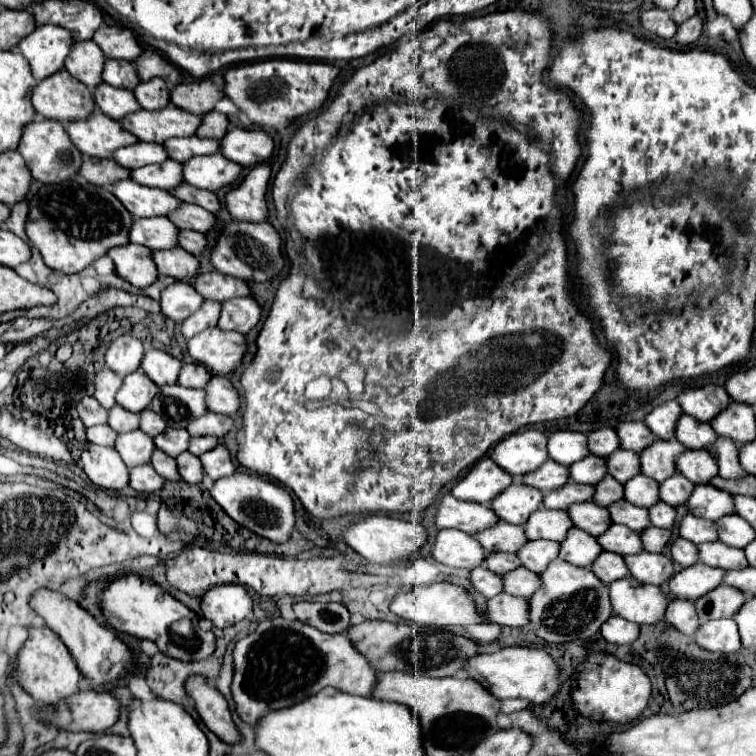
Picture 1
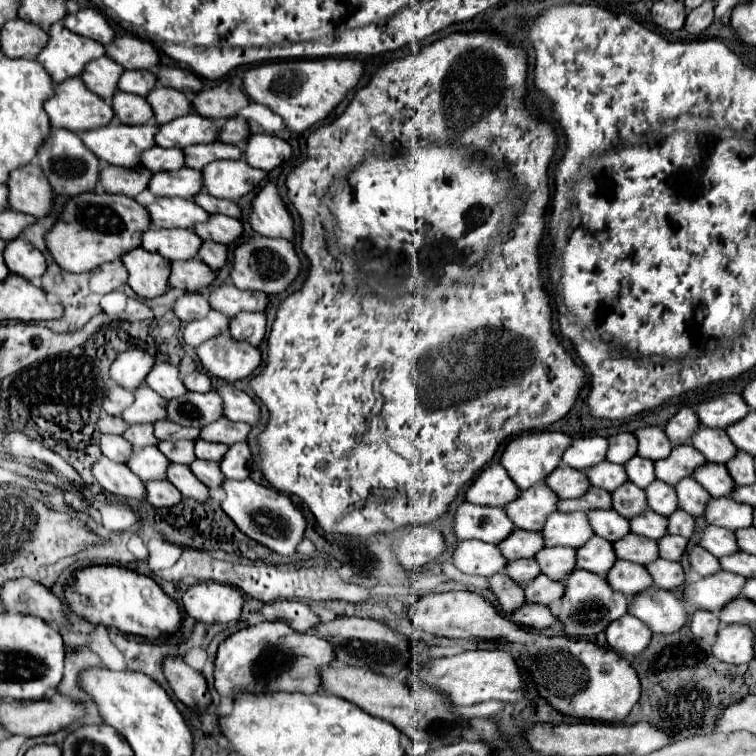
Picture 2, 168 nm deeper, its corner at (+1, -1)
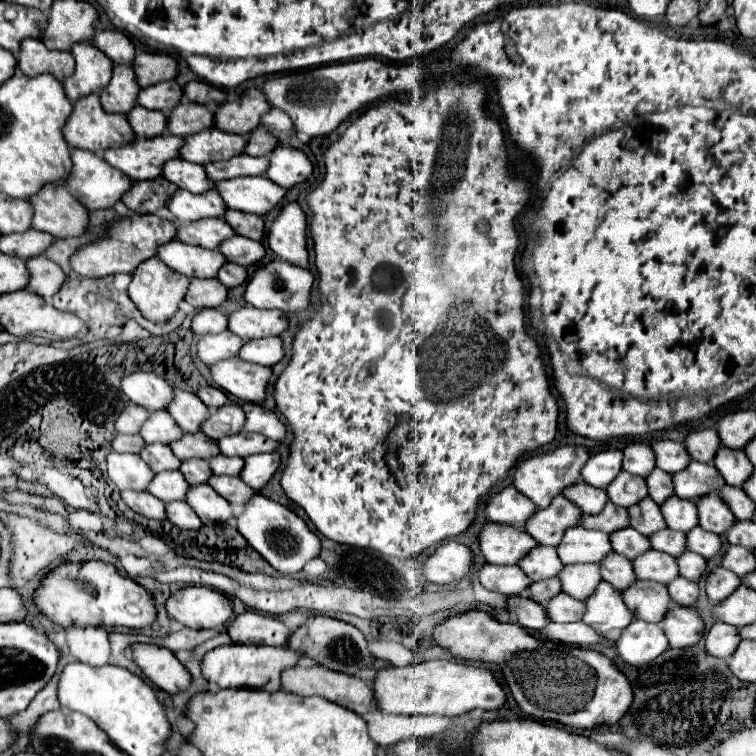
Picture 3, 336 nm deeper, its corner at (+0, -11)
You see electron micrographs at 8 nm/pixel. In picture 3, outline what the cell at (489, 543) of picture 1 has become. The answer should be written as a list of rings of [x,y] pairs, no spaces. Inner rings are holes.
[[[541,544],[537,548],[533,548],[533,552],[529,552],[529,556],[525,556],[525,560],[521,560],[519,566],[523,568],[523,572],[527,572],[531,582],[543,580],[543,578],[553,578],[563,568],[555,548],[541,546]]]

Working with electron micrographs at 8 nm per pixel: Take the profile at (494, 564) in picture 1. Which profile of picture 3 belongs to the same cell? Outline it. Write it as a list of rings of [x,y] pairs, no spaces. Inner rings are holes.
[[[549,578],[549,580],[539,580],[539,582],[531,582],[529,588],[529,598],[533,598],[539,604],[545,604],[545,600],[553,598],[555,594],[561,592],[561,582],[559,578]]]

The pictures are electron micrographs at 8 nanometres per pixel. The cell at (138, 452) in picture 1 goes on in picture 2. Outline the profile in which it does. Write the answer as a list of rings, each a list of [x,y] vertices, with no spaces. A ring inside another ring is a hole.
[[[148,446],[146,450],[134,450],[132,458],[128,460],[128,468],[142,478],[142,482],[150,480],[166,480],[166,470],[170,460],[156,448]]]

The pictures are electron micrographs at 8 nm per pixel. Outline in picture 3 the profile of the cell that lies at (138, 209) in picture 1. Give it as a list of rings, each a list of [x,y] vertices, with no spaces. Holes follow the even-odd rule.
[[[201,218],[177,226],[177,240],[203,248],[217,248],[225,238],[233,234],[235,232],[223,218]]]

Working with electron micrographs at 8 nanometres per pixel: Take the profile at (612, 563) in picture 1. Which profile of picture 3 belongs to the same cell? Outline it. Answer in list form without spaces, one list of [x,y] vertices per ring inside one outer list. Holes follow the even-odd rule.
[[[637,580],[623,590],[623,600],[635,618],[645,622],[659,622],[669,608],[669,594],[663,584],[651,580]]]

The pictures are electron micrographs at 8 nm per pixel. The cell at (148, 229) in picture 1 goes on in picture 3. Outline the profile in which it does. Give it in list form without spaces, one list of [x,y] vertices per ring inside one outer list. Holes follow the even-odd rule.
[[[171,240],[159,246],[157,258],[175,272],[181,272],[189,278],[213,278],[217,276],[217,270],[225,264],[225,256],[219,250],[205,250],[201,246],[191,246],[181,240]]]

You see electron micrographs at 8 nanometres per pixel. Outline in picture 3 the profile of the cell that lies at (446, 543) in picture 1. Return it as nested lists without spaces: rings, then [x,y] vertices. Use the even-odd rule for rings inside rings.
[[[489,562],[477,568],[477,576],[479,576],[479,582],[487,590],[499,592],[503,596],[521,594],[527,590],[531,582],[519,566],[499,566],[499,564],[489,564]]]

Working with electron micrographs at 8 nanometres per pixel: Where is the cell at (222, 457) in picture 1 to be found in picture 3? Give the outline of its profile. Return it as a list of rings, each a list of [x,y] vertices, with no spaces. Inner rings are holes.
[[[277,452],[269,454],[253,454],[245,458],[245,466],[239,474],[239,478],[253,490],[261,490],[267,480],[275,474],[275,470],[281,464],[281,456]]]

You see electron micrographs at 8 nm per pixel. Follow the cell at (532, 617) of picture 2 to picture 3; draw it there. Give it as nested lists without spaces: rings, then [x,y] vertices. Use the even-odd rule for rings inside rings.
[[[549,622],[541,630],[549,640],[559,640],[567,644],[577,644],[577,646],[589,646],[593,642],[599,642],[603,636],[597,634],[593,628],[589,628],[583,622],[573,622],[573,624],[555,624]]]

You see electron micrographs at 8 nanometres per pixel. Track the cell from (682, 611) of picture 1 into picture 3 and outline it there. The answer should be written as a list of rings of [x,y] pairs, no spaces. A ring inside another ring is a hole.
[[[715,622],[705,634],[705,648],[711,656],[717,656],[717,658],[731,656],[739,642],[741,638],[737,634],[737,628],[725,622]]]

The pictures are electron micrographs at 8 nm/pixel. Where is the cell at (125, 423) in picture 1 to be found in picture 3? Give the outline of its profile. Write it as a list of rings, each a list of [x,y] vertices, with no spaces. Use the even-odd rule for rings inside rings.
[[[147,444],[139,456],[145,460],[145,464],[149,464],[149,468],[153,472],[163,472],[163,470],[177,470],[181,460],[177,460],[177,456],[173,456],[171,448],[167,444]]]

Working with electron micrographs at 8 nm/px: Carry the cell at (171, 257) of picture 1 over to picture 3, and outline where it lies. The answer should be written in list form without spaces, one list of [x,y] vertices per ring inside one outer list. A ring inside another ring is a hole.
[[[191,278],[191,284],[185,294],[185,302],[203,308],[217,308],[227,296],[227,288],[217,278]]]

